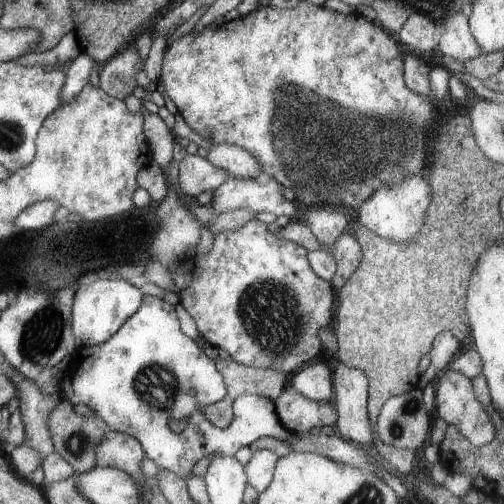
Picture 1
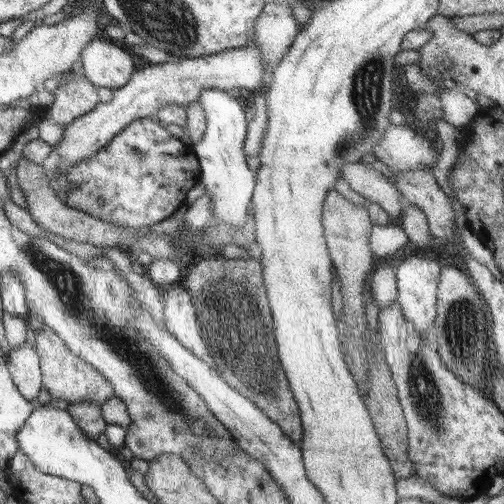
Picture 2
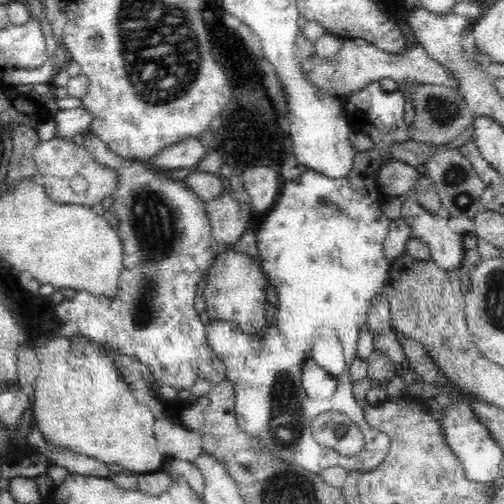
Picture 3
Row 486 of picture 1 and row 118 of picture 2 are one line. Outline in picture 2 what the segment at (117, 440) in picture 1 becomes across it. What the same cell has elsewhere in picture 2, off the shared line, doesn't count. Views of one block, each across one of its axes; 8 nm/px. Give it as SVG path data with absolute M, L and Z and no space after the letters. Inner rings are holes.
M139 118L117 134L107 148L77 162L65 180L71 190L65 198L67 208L123 230L143 230L171 218L185 206L187 192L199 182L199 162L163 126ZM99 198L103 198L103 206L97 204Z

